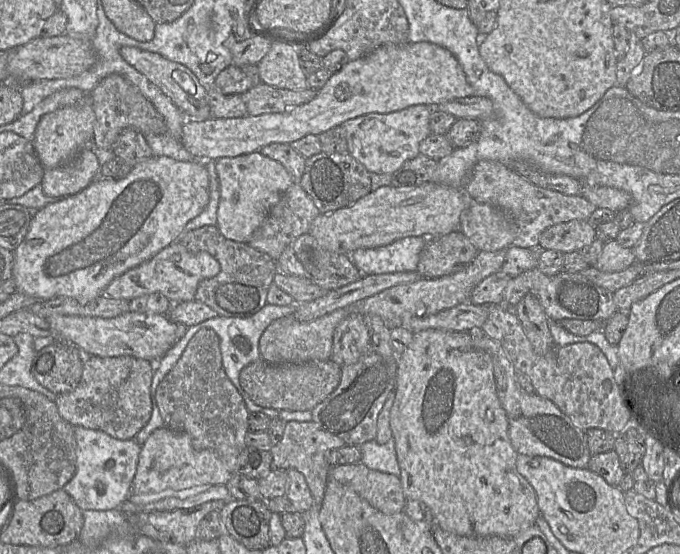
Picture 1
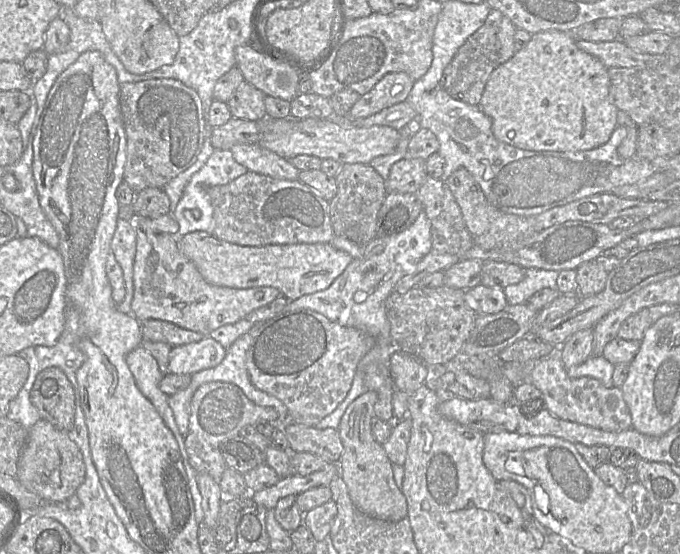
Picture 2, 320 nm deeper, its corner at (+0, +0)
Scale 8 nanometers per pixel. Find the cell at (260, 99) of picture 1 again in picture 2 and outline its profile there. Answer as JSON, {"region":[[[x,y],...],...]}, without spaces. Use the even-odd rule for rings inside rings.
{"region":[[[405,72],[384,75],[366,94],[359,97],[349,111],[352,118],[366,118],[405,101],[414,80]]]}

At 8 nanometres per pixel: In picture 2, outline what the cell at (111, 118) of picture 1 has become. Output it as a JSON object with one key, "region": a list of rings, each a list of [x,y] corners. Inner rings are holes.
{"region":[[[153,78],[133,83],[121,83],[119,102],[127,139],[123,180],[135,192],[149,187],[164,188],[171,179],[192,165],[208,134],[209,127],[197,92],[177,79]]]}

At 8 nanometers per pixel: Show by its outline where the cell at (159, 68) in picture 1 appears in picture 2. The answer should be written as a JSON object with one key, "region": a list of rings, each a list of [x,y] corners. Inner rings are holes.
{"region":[[[236,144],[230,148],[235,161],[248,171],[278,180],[298,180],[299,170],[276,153],[255,144]]]}

